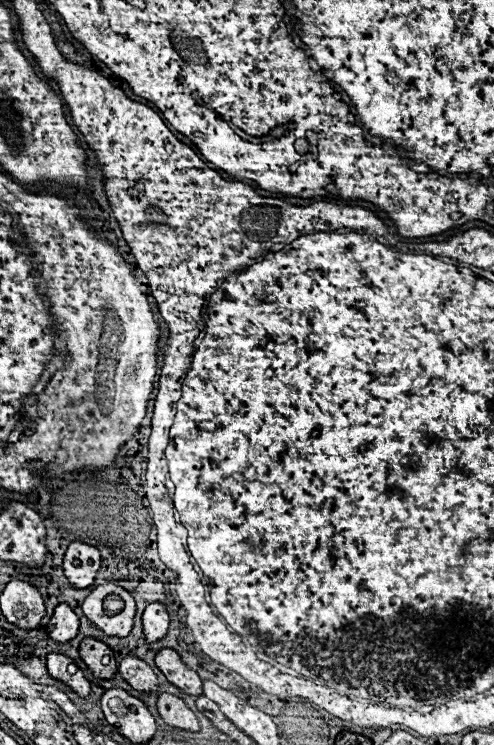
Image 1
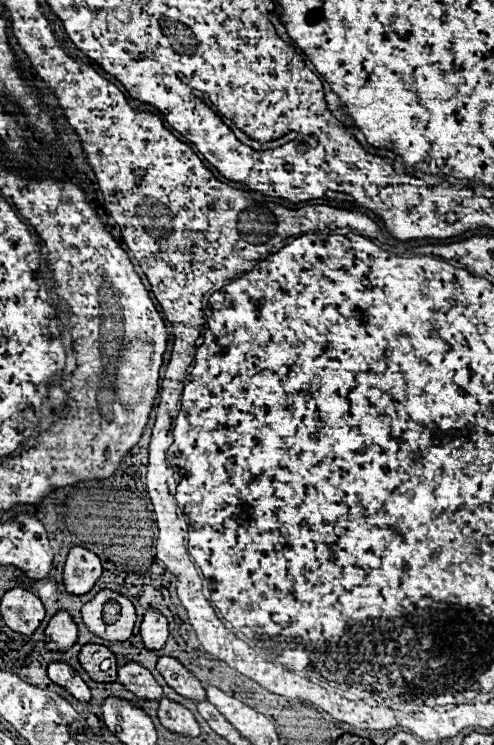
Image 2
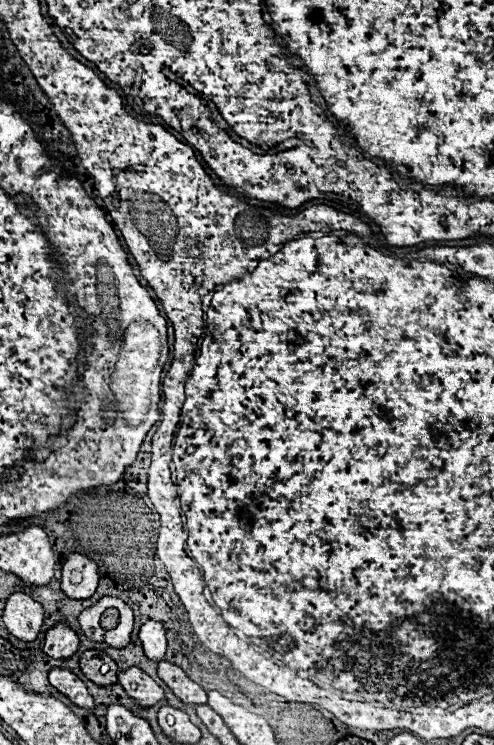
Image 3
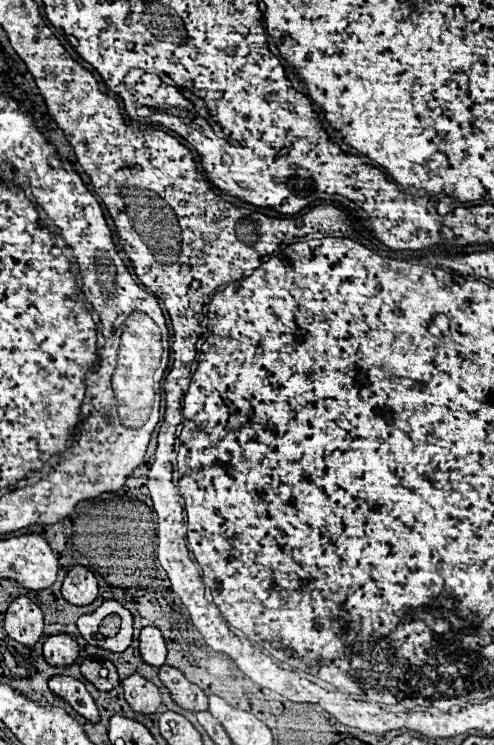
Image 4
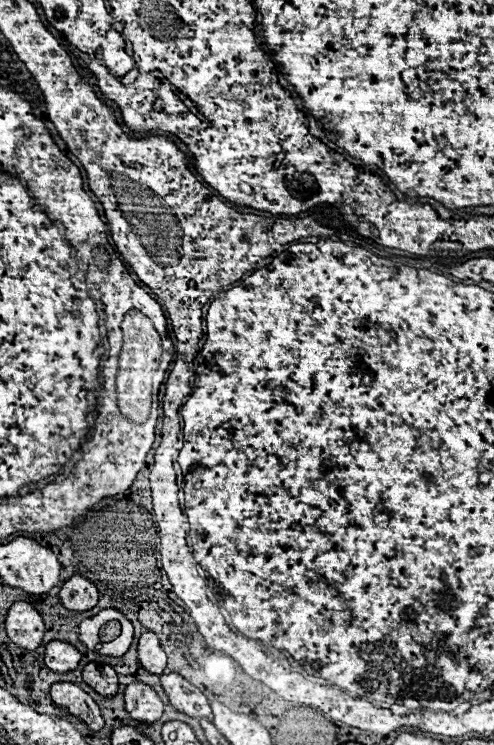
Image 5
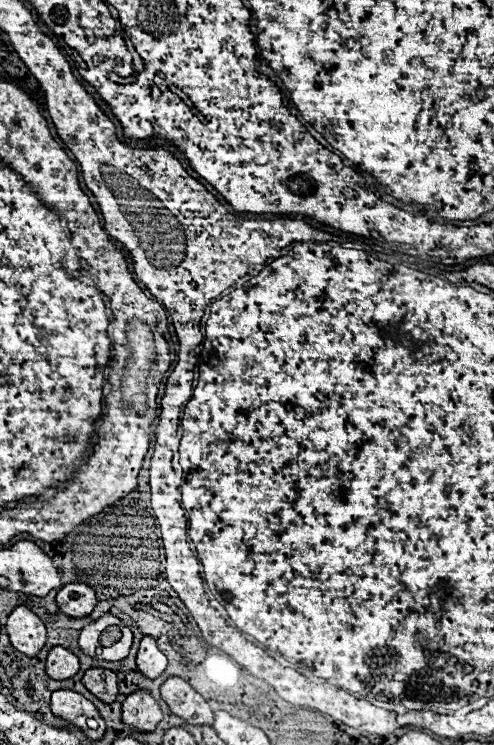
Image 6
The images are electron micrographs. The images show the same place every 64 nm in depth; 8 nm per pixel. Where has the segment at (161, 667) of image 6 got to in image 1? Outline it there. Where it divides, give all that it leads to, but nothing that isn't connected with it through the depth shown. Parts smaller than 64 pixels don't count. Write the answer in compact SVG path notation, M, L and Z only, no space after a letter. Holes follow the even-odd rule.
M160 602L148 604L142 614L142 624L144 624L146 642L162 640L168 632L168 614L164 610L164 604L160 604Z

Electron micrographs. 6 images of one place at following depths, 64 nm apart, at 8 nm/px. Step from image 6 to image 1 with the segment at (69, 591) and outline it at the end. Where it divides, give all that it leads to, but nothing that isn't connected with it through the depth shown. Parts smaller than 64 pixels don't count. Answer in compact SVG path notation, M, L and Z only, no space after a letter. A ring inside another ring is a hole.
M72 542L64 556L64 574L72 588L88 588L92 586L98 570L100 570L100 552L94 546Z

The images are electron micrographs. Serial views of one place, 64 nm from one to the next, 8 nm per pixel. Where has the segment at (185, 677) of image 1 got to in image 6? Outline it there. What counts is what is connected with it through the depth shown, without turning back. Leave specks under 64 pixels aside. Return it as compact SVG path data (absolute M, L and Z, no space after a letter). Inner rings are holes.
M168 678L160 686L162 700L168 704L170 712L186 720L186 724L192 726L210 726L214 722L214 714L208 706L208 702L192 690L182 678Z

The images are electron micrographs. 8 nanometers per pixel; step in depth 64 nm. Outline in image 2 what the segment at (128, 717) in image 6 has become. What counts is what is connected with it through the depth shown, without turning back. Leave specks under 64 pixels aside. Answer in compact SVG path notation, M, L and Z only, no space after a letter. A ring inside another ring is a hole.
M128 662L118 670L118 682L126 686L132 694L142 700L160 700L162 688L156 684L154 676L136 662Z

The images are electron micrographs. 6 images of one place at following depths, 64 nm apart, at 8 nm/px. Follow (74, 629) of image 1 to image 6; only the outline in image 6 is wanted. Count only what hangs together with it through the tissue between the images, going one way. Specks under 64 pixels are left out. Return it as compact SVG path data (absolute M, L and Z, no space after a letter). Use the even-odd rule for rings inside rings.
M56 646L50 650L48 658L46 658L46 674L52 678L52 680L68 680L72 678L76 672L78 672L78 658L62 648L62 646Z

